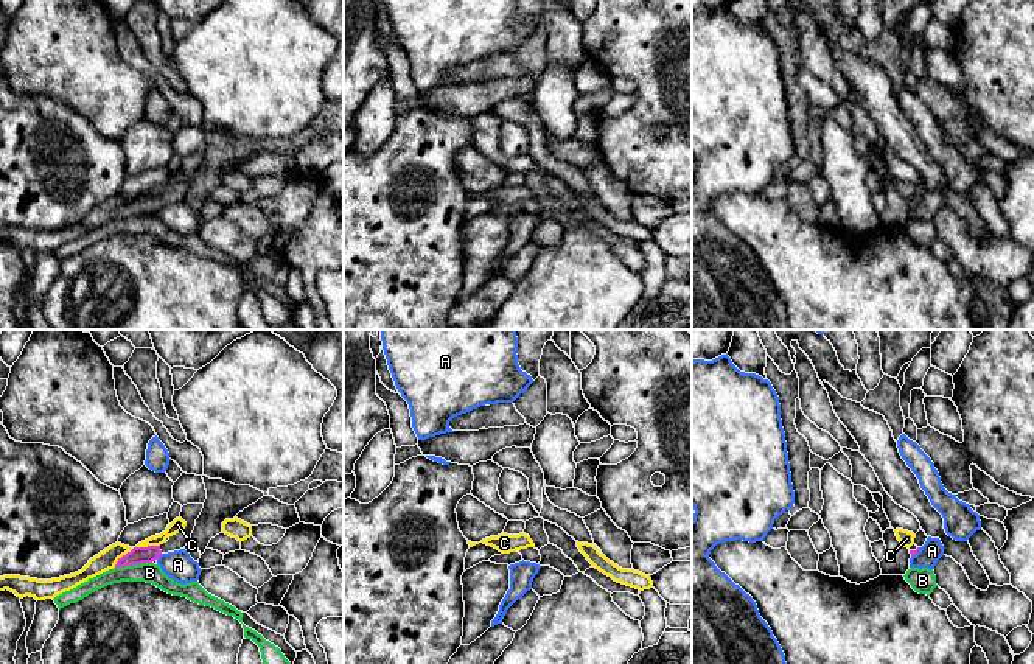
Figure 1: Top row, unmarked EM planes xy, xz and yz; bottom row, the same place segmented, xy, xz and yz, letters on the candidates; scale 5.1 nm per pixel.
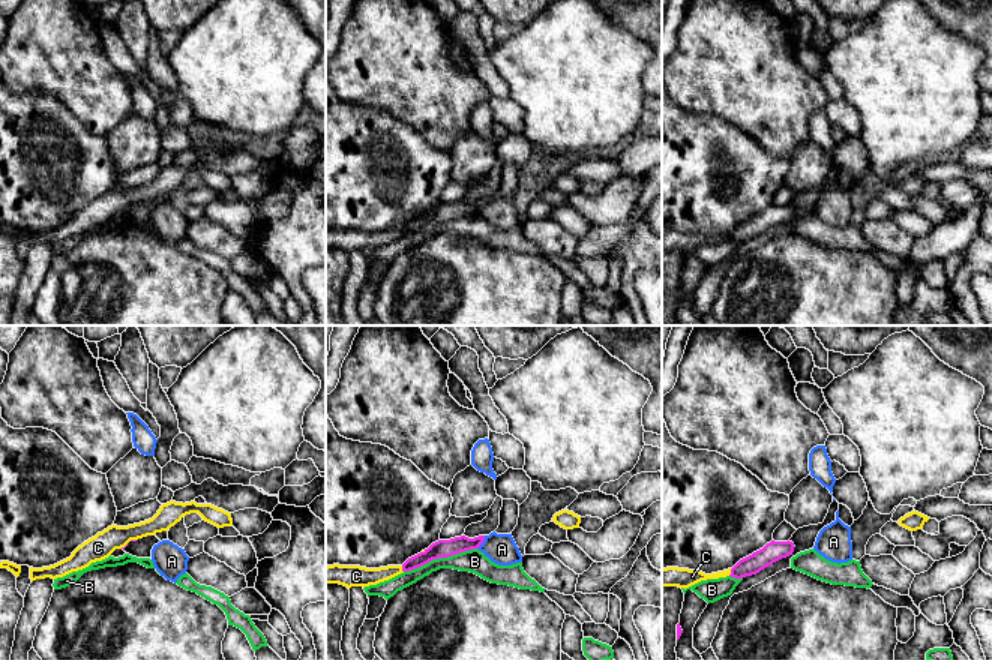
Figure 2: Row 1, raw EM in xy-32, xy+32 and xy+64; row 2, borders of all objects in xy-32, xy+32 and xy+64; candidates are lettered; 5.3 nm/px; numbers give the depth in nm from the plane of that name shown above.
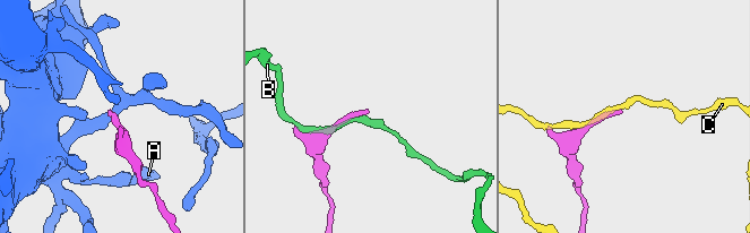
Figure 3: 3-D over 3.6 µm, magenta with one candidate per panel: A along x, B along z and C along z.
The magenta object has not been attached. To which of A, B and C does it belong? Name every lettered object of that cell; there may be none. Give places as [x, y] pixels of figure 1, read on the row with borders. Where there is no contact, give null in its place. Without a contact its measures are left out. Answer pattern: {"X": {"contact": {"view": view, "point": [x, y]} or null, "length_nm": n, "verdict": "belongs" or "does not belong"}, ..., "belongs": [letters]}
{"A": {"contact": {"view": "xy", "point": [159, 555]}, "length_nm": 50, "verdict": "does not belong"}, "B": {"contact": {"view": "xy", "point": [132, 563]}, "length_nm": 190, "verdict": "does not belong"}, "C": {"contact": {"view": "xy", "point": [136, 548]}, "length_nm": 260, "verdict": "does not belong"}, "belongs": []}

